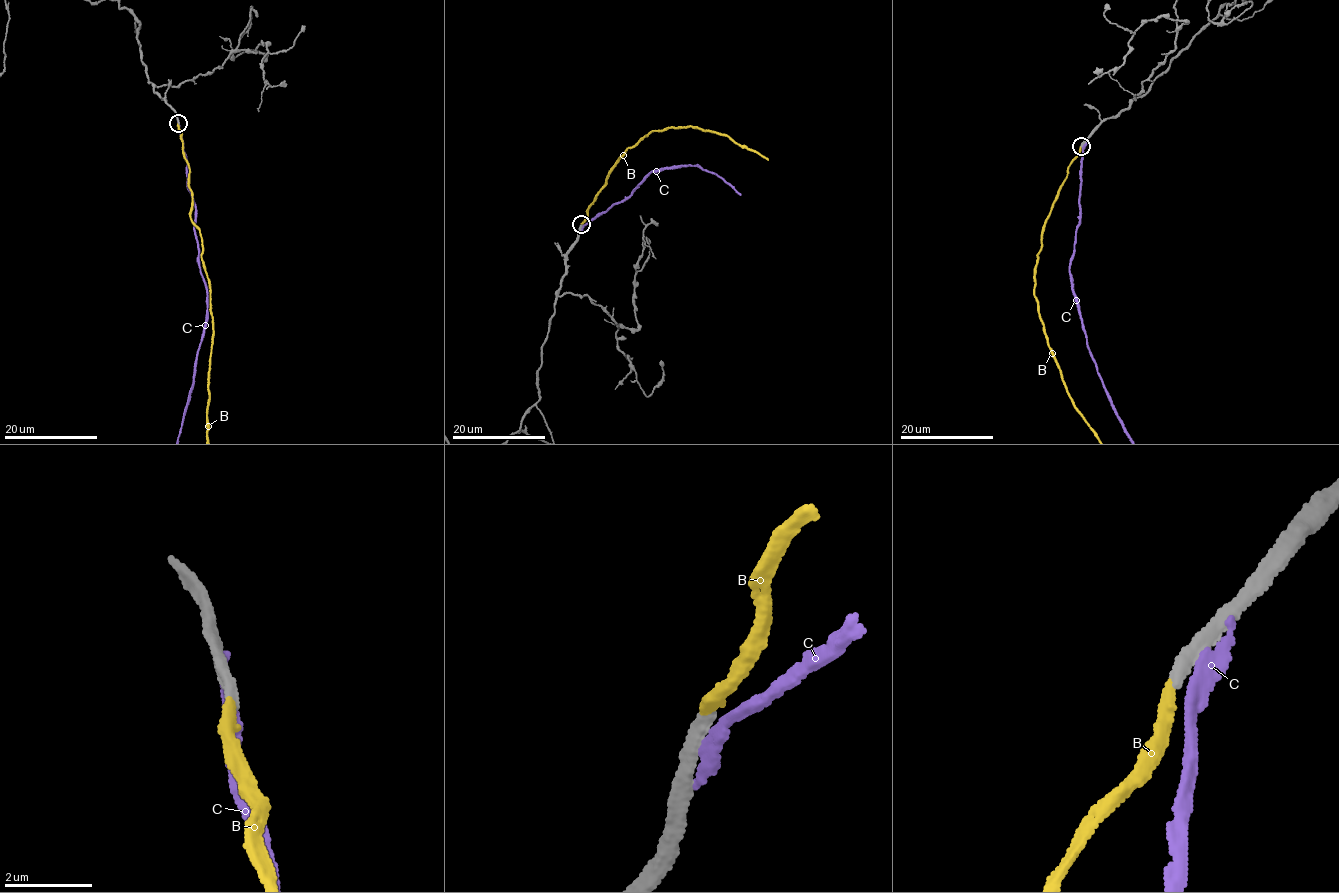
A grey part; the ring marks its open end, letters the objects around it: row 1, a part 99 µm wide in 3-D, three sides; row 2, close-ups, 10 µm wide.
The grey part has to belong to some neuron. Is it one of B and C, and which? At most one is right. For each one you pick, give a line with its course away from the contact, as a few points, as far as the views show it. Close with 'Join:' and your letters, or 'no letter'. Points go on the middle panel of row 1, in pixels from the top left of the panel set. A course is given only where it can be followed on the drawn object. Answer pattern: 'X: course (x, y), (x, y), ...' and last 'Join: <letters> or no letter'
Join: B

